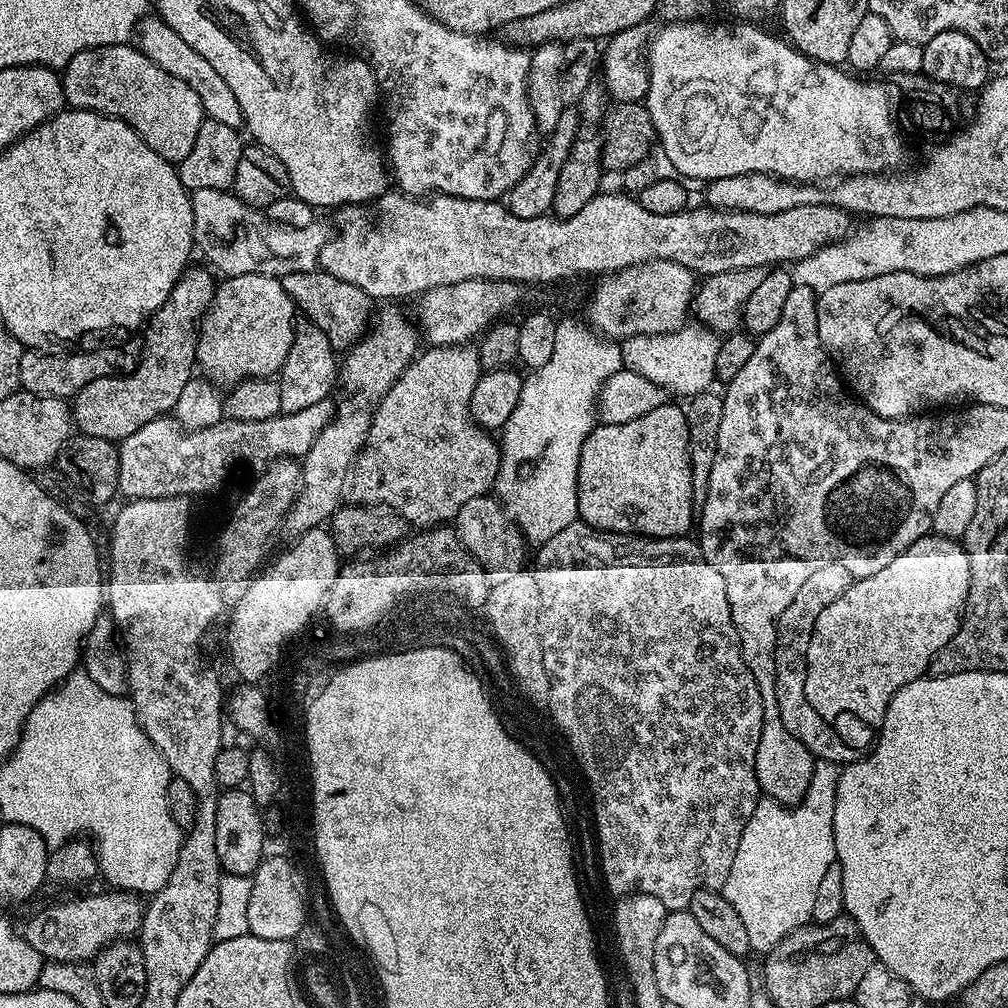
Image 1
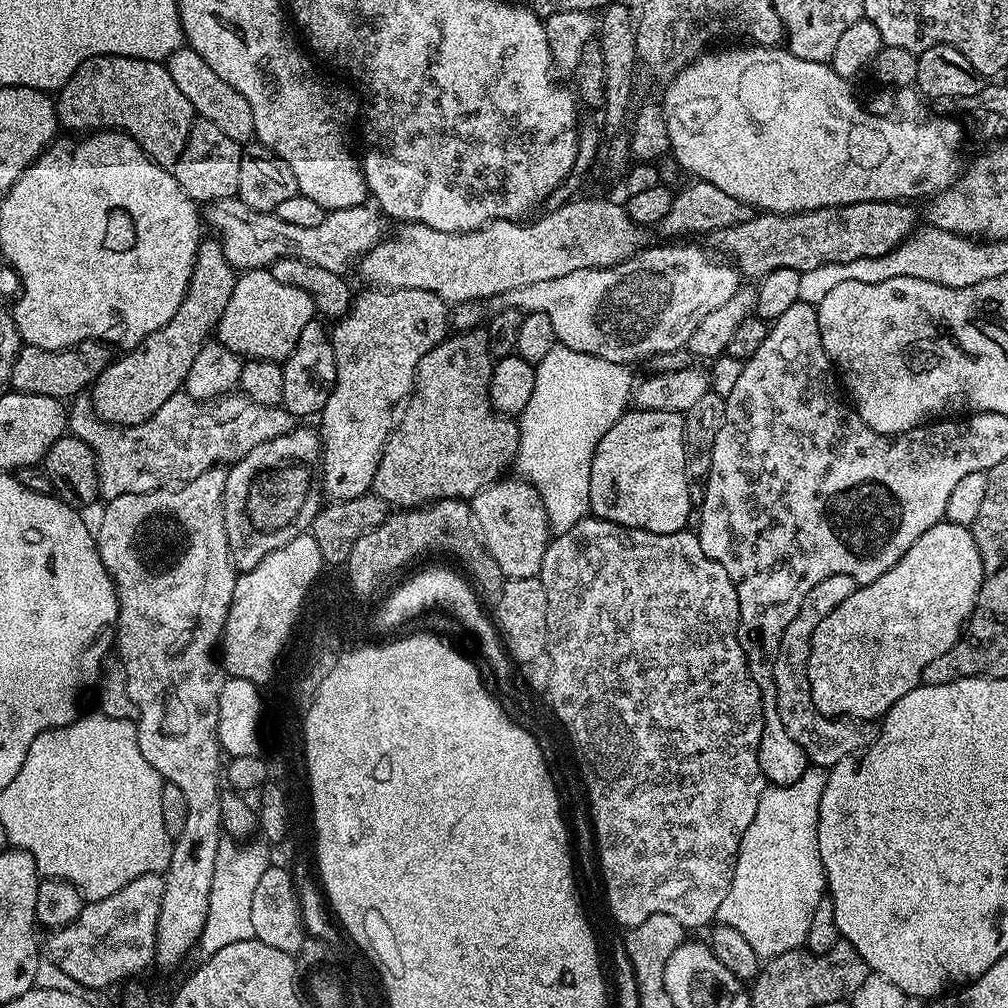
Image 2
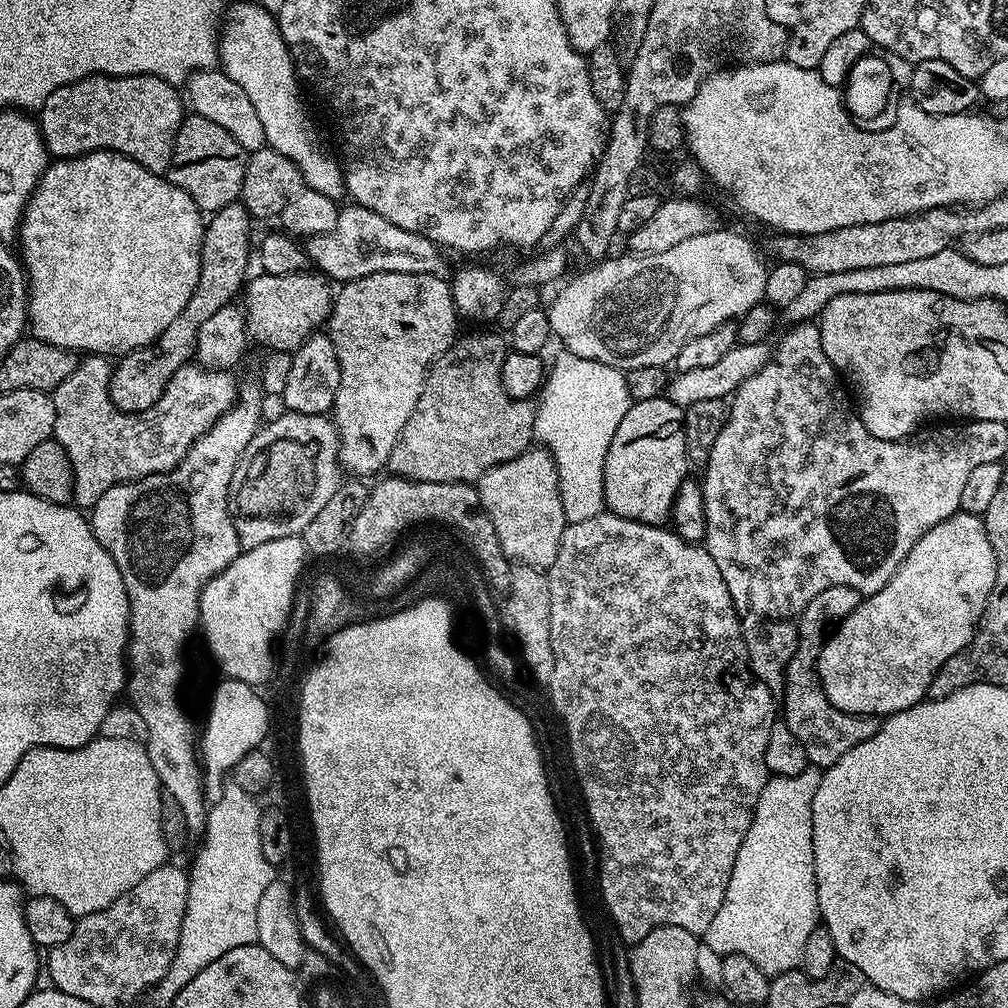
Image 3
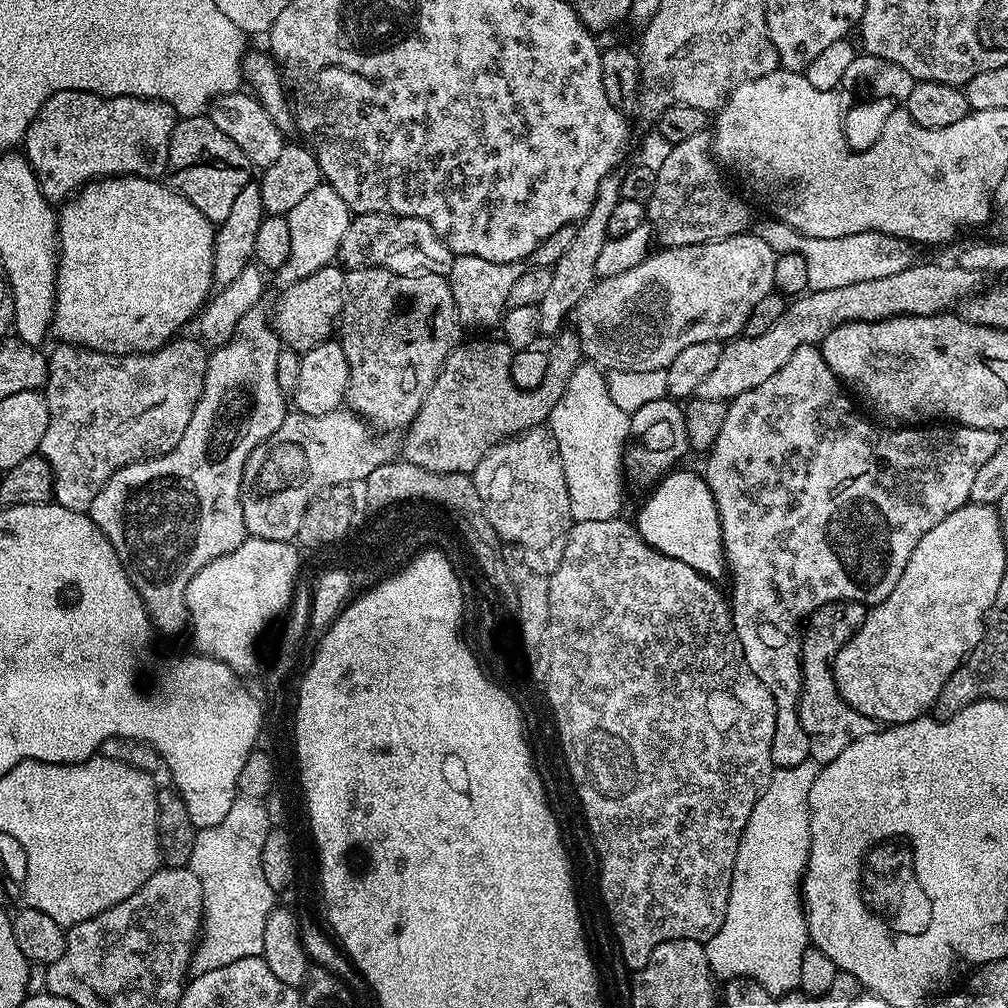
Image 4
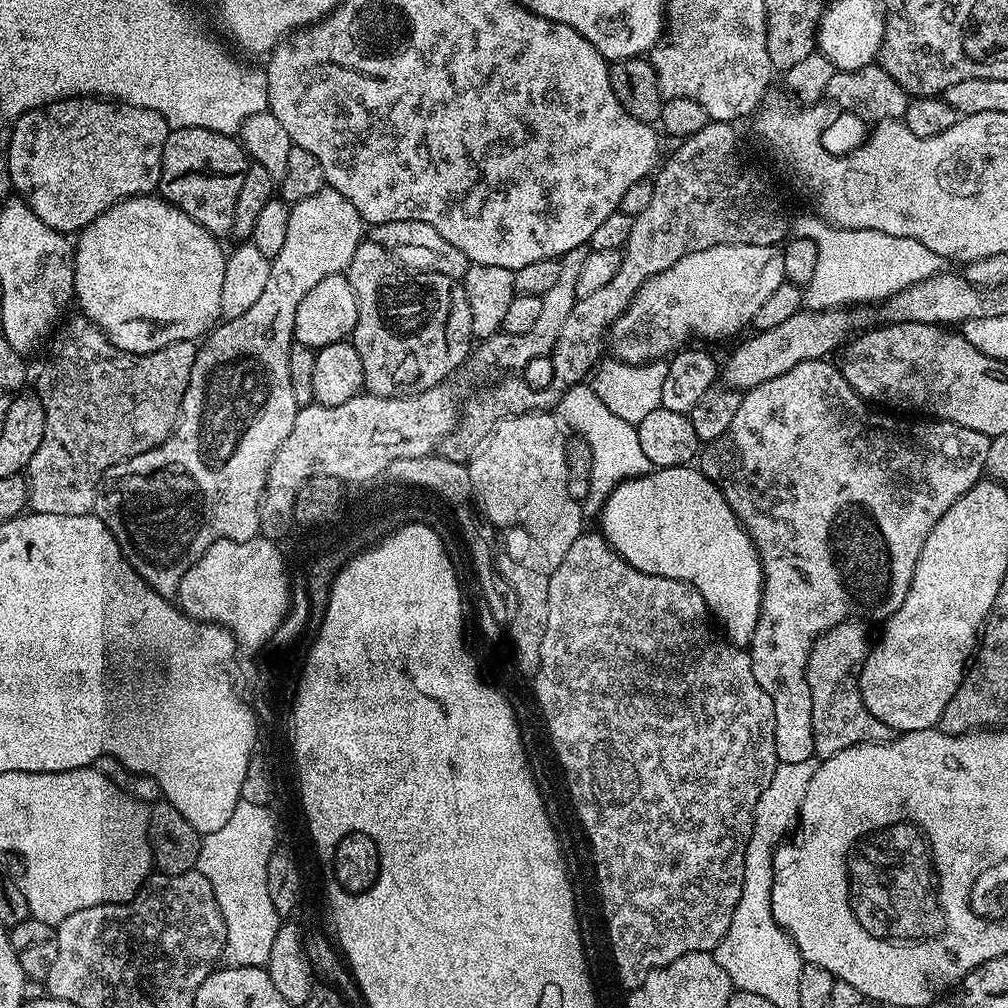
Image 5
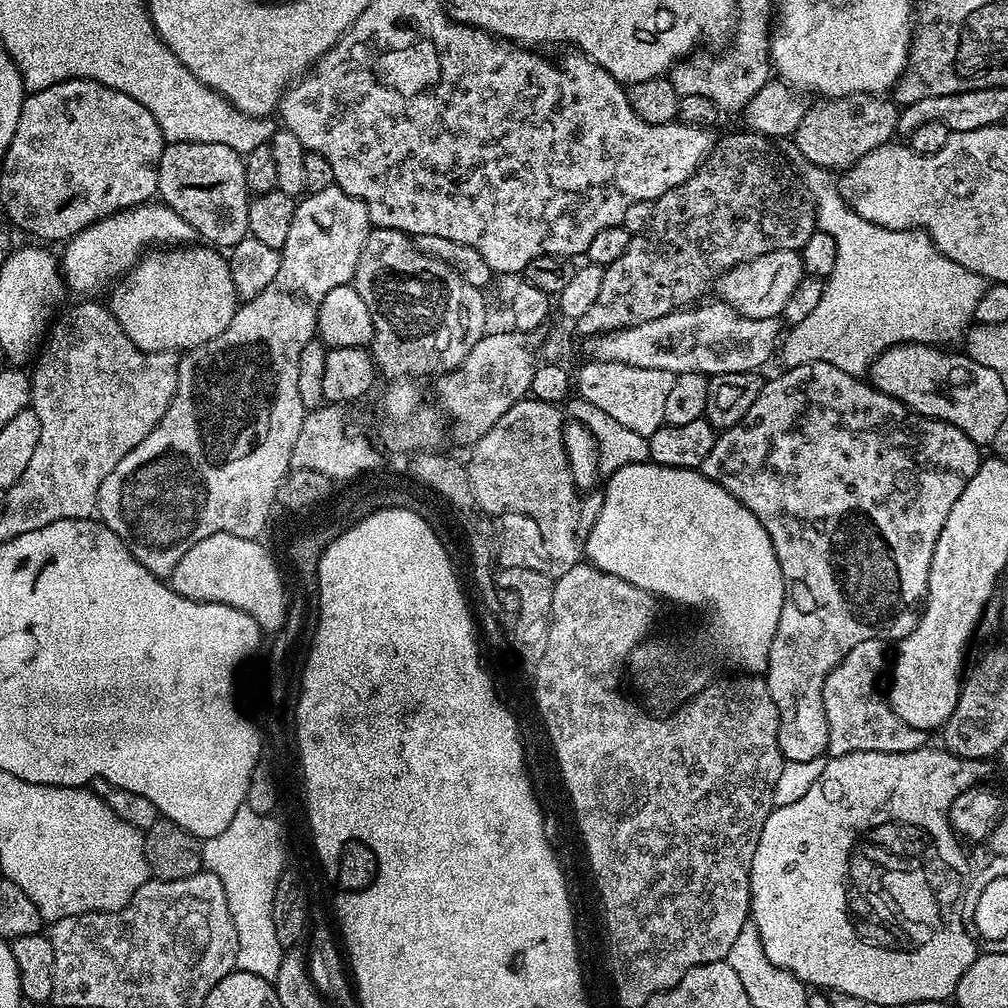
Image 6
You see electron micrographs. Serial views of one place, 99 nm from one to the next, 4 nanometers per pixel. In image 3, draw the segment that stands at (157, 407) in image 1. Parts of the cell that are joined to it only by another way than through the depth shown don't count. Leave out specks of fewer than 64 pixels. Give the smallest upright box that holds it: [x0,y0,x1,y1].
[108,202,254,412]

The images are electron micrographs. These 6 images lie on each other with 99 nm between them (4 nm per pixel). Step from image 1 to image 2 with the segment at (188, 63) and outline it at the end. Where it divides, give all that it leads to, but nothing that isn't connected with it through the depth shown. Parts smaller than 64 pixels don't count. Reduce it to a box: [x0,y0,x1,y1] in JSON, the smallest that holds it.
[166,46,255,142]

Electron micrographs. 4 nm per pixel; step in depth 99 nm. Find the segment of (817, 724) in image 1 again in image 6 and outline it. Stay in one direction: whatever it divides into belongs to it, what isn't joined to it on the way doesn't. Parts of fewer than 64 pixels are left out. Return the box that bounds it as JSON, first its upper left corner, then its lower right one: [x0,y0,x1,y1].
[822,640,925,757]

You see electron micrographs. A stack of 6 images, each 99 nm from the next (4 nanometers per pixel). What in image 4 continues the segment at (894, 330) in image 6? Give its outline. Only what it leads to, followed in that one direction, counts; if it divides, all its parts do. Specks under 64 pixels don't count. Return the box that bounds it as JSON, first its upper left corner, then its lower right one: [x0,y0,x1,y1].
[754,218,914,292]

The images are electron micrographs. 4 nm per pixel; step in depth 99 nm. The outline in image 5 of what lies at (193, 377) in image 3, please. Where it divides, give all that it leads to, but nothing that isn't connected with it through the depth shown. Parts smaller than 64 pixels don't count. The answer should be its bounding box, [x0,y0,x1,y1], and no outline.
[26,314,198,516]

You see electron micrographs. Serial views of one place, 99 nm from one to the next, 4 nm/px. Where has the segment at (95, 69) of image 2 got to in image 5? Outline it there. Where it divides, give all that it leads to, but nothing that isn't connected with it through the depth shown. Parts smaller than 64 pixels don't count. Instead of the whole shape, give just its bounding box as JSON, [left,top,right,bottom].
[6,98,169,234]

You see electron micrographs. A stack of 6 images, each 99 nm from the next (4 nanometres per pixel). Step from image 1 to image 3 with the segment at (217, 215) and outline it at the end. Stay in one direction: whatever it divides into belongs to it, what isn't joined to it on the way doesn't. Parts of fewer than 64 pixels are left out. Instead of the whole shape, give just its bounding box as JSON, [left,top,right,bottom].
[307,203,441,282]

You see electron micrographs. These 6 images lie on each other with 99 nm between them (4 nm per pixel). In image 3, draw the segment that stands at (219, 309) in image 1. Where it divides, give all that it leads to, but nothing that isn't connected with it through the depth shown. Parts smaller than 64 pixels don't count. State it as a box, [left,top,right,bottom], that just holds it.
[242,270,333,352]

